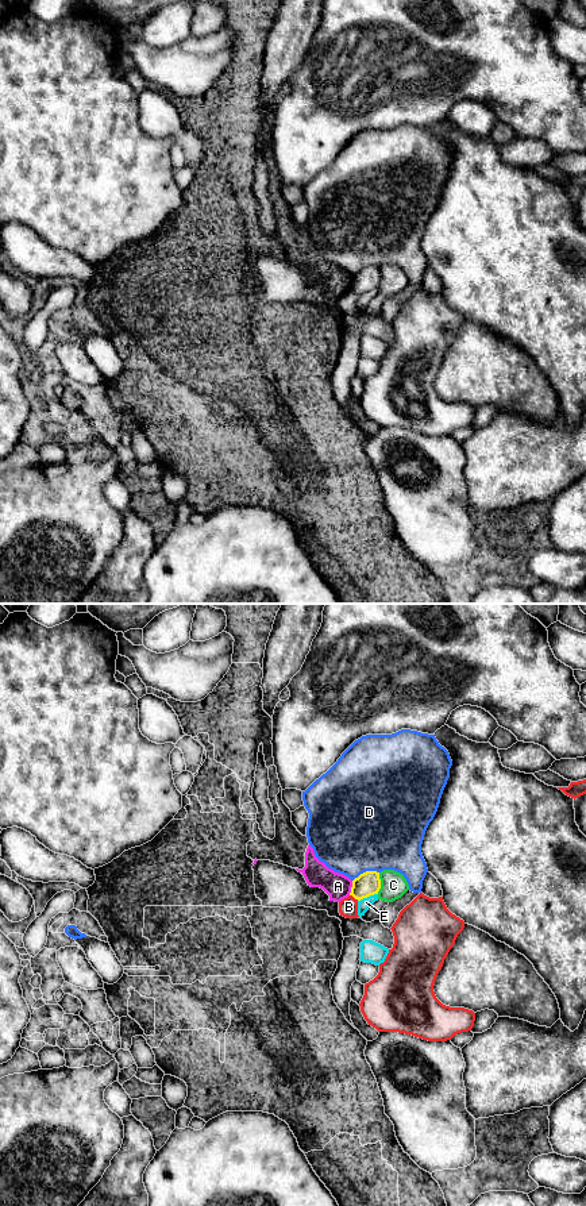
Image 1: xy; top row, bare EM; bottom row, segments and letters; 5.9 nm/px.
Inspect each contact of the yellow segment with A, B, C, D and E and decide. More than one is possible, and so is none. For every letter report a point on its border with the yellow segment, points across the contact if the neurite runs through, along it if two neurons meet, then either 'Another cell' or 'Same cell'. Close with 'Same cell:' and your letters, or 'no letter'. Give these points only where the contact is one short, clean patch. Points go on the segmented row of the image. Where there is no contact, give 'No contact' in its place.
A: Touches yellow at xy (351, 887). Boundary: xy (353, 881), (349, 894). Another cell
B: Touches yellow at xy (354, 897). Another cell
C: Touches yellow at xy (380, 883). Another cell
D: Touches yellow at xy (366, 871). Another cell
E: Touches yellow at xy (367, 896). Another cell
Same cell: no letter

